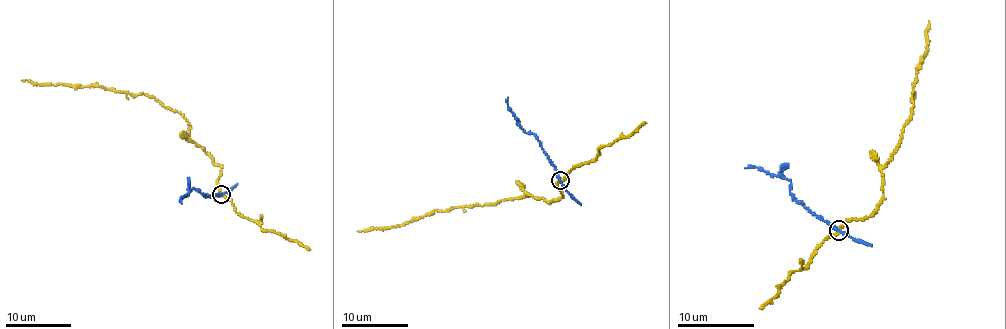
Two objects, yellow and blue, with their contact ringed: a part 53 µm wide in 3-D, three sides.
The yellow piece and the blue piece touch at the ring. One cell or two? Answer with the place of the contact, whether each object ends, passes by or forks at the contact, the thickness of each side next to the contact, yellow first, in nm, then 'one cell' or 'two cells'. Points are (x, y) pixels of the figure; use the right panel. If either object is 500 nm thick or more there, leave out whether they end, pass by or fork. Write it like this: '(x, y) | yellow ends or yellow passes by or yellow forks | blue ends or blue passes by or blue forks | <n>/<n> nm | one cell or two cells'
(838, 230) | yellow ends | blue passes by | 280/240 nm | two cells

